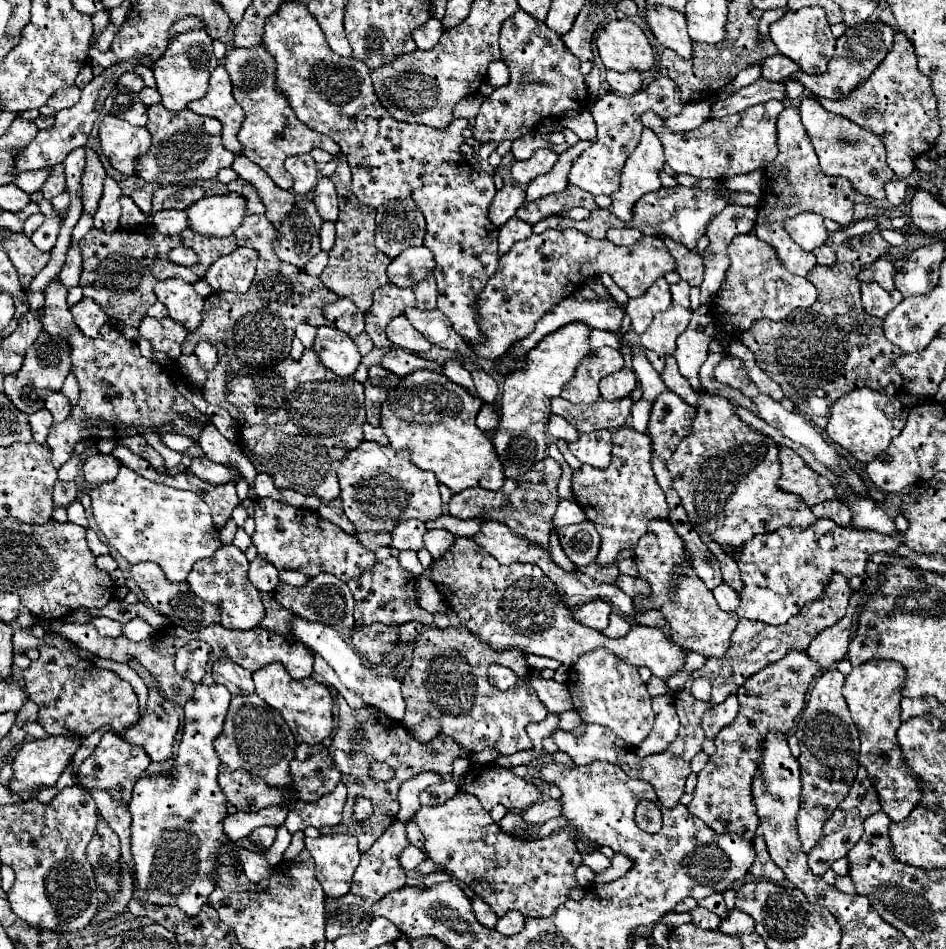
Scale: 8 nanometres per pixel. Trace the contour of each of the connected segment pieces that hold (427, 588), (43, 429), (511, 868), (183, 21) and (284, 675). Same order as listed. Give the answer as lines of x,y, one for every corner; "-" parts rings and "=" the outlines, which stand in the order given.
426,576
418,578
418,602
430,614
436,614
436,612
446,614
446,610
448,610
446,602
442,600
442,594
436,590
436,586
=
46,408
30,414
30,428
32,428
32,434
34,434
34,440
36,442
46,444
50,426
52,426
52,414
=
458,792
446,804
436,808
420,808
414,816
424,838
428,856
444,866
462,886
468,886
480,896
496,916
508,910
520,910
524,916
548,918
568,900
568,894
578,888
574,876
582,864
582,854
576,850
576,838
566,830
558,830
546,838
520,838
504,832
484,810
474,794
=
180,18
172,30
170,30
170,40
178,34
184,34
184,32
190,32
190,30
204,30
204,20
202,18
=
272,662
268,666
262,666
260,670
256,670
252,674
254,684
256,684
256,694
270,704
276,712
280,712
280,716
284,718
284,722
290,726
296,744
320,744
324,738
328,738
332,734
334,722
332,722
332,692
318,682
316,678
306,678
306,680
294,680
284,666
280,666
280,662

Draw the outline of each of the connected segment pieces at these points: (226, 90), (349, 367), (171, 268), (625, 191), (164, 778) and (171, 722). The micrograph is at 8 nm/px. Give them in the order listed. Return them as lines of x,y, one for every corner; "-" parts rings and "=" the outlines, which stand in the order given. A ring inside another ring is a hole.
222,64
210,76
208,94
192,102
190,110
202,116
212,116
220,120
222,122
222,144
232,152
240,150
240,142
236,140
236,134
244,122
244,110
240,110
240,106
236,104
232,96
232,82
=
322,326
318,328
314,346
320,362
338,376
352,376
360,364
360,352
352,338
336,328
=
140,224
130,230
118,228
112,234
104,234
92,228
78,242
78,246
82,250
82,264
84,264
84,270
80,276
80,288
84,290
84,296
96,300
96,304
100,304
110,318
116,318
136,328
140,320
146,316
148,306
156,302
156,294
154,294
156,282
164,278
182,278
186,282
196,282
204,278
212,262
216,262
220,256
226,256
238,250
238,240
236,236
212,238
212,236
196,234
192,230
184,230
184,234
178,234
178,236
164,236
156,230
156,226
-
178,246
192,248
198,254
200,262
192,266
180,266
170,262
168,254
=
644,128
644,134
640,138
638,148
628,156
628,162
626,162
626,166
622,170
622,188
620,188
620,192
612,194
614,204
612,204
610,210
612,210
612,214
616,218
620,218
622,222
628,224
632,220
632,216
634,216
634,204
640,200
640,196
644,196
648,192
656,192
656,190
662,188
660,172
664,170
664,162
666,162
664,160
664,146
660,142
660,136
654,130
=
198,684
194,696
184,706
184,734
178,744
178,754
174,758
174,764
160,772
160,774
148,774
140,778
132,792
130,802
130,814
132,814
132,858
136,864
136,882
134,898
140,898
142,902
152,904
166,904
166,906
180,906
188,916
198,914
200,906
208,902
208,896
214,890
214,876
218,864
232,864
236,870
242,870
238,864
230,860
230,854
234,850
234,844
228,842
228,838
222,832
222,820
226,818
226,798
220,794
220,786
216,782
220,760
216,758
216,752
212,748
212,742
216,736
220,736
224,718
230,706
230,694
228,688
220,684
204,686
-
220,844
228,844
230,850
226,854
218,852
=
150,688
146,716
124,734
124,740
138,744
154,762
164,762
172,756
172,744
178,730
178,712
158,688

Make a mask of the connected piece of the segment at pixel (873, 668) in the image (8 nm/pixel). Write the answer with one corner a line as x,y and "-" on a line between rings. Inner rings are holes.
868,660
856,666
844,684
844,698
848,702
854,724
860,732
860,764
866,766
882,802
882,810
892,818
892,822
902,822
910,810
920,802
920,788
912,774
908,774
902,764
902,752
896,740
900,728
900,700
906,670
898,662
888,660

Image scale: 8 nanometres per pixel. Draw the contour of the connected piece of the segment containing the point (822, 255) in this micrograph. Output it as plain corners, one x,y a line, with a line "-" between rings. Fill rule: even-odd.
824,244
820,248
814,250
816,258
818,258
818,264
824,264
824,266
832,266
836,262
836,250
830,246
830,244

